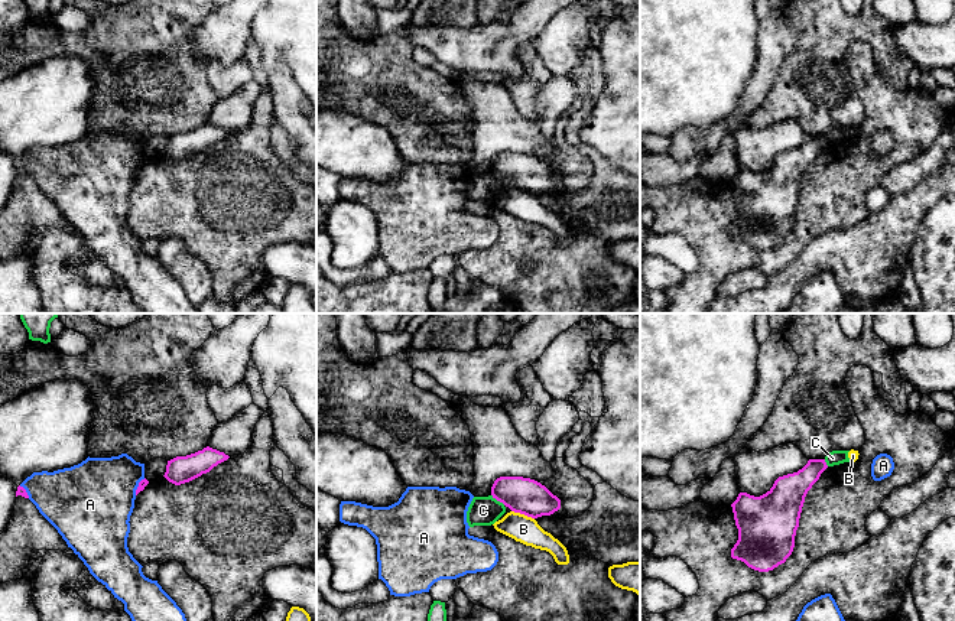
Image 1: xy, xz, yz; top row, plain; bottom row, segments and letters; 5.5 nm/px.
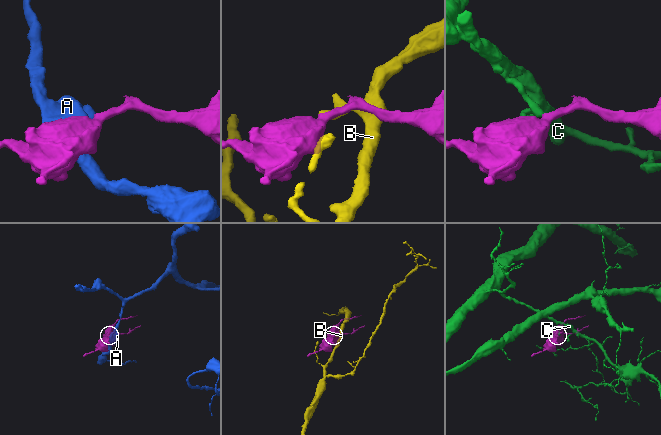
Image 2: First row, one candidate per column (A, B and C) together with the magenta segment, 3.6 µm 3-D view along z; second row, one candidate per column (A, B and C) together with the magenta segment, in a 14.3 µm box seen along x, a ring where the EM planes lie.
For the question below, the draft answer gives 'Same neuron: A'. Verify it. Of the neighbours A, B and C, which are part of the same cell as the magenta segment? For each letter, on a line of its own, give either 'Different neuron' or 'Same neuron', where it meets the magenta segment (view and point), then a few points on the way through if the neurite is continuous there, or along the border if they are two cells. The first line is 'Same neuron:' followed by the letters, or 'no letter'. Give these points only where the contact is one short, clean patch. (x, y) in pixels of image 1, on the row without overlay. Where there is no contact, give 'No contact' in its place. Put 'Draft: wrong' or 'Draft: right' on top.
Draft: wrong
Same neuron: no letter
A: Different neuron. Touches magenta at xy (139, 162)
B: Different neuron. Touches magenta at xz (523, 189)
C: Different neuron. Touches magenta at xz (499, 176). Boundary: xz (491, 171), (504, 181)

